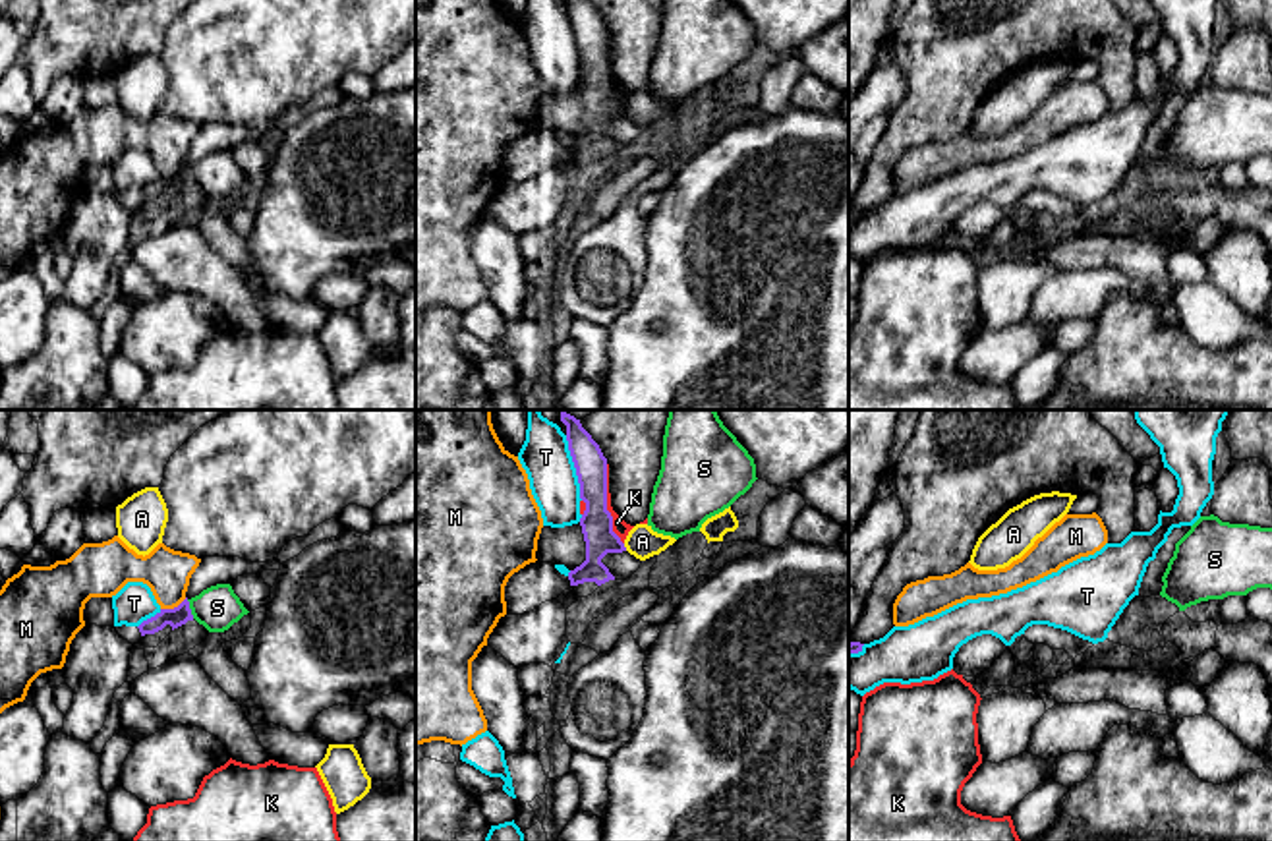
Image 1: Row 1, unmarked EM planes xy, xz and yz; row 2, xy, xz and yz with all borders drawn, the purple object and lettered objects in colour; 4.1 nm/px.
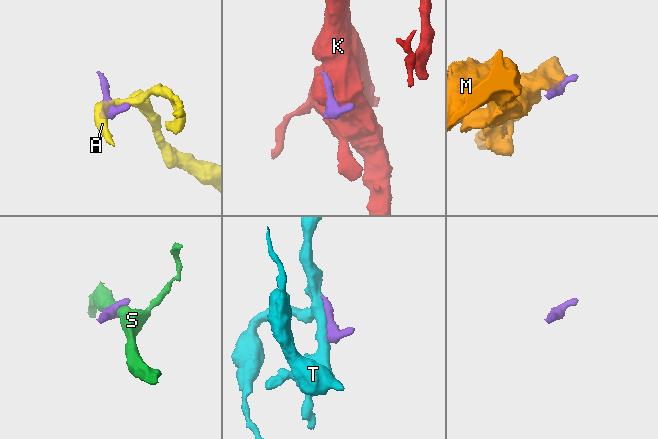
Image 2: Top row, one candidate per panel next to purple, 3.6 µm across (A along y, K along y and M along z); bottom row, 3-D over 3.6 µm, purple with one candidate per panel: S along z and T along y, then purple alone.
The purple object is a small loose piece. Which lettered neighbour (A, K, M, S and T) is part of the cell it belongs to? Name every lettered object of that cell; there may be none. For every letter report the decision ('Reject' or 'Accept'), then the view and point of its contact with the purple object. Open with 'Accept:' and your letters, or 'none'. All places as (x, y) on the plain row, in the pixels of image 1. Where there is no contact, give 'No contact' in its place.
Accept: none
A: Reject. Touches purple at xz (625, 115)
K: Reject. Touches purple at xz (606, 72)
M: Reject. Touches purple at xy (174, 174)
S: Reject. Touches purple at xy (190, 176)
T: Reject. Touches purple at xz (575, 33)

